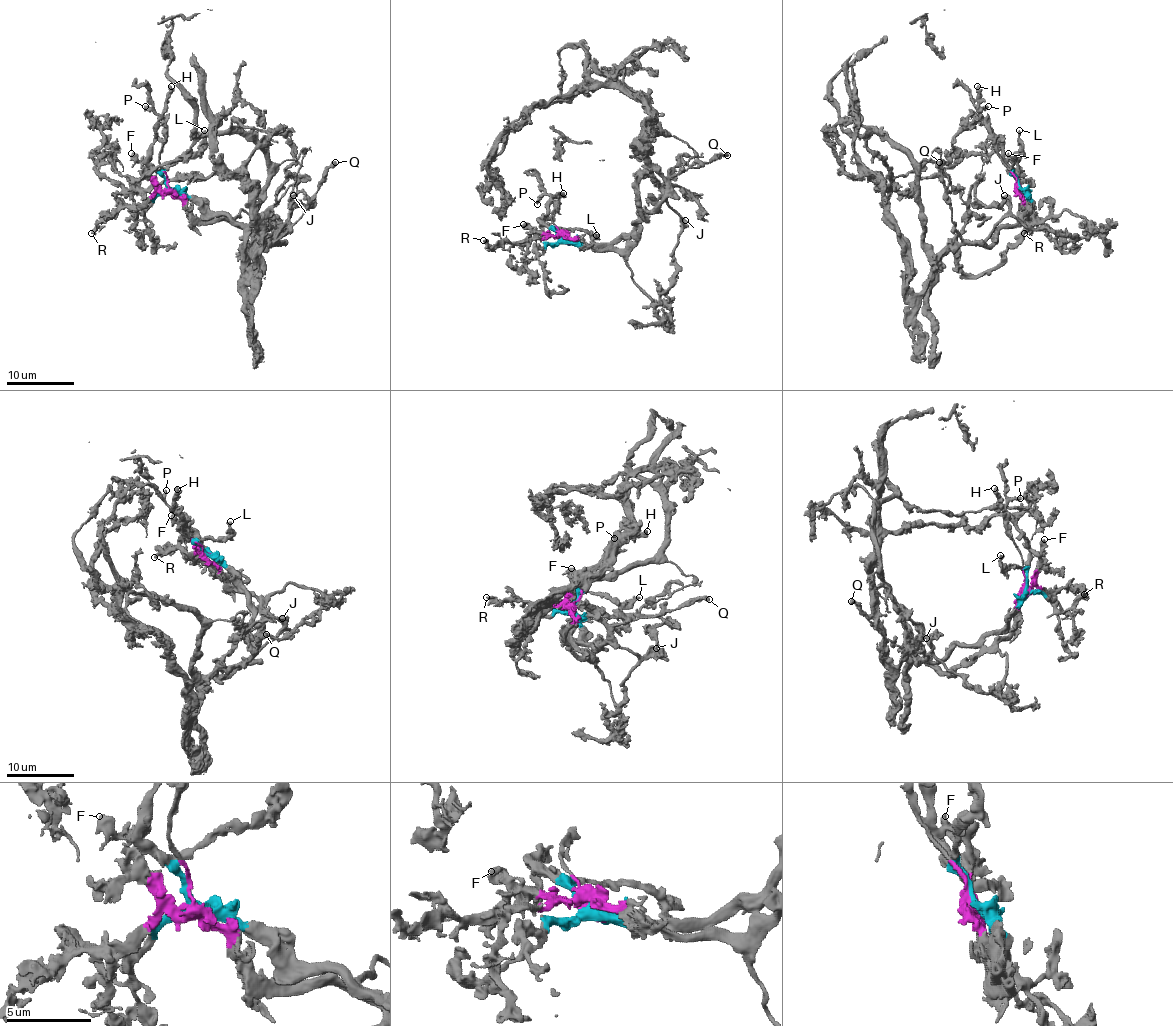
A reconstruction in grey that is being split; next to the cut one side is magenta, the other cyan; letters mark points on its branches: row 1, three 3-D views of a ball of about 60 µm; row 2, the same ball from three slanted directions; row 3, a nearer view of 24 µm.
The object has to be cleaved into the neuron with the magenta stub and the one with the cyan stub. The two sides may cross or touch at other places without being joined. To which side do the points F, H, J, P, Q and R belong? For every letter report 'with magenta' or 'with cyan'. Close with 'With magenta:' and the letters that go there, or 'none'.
F: with magenta
H: with cyan
J: with cyan
P: with cyan
Q: with cyan
R: with magenta
With magenta: F, R

